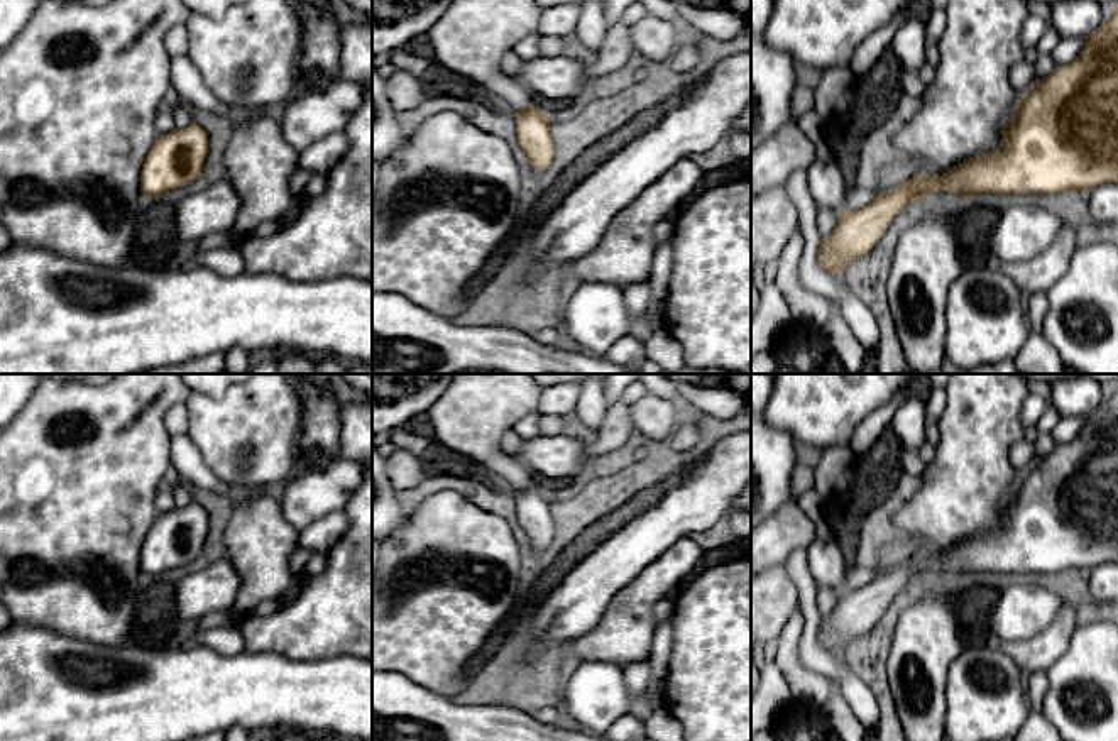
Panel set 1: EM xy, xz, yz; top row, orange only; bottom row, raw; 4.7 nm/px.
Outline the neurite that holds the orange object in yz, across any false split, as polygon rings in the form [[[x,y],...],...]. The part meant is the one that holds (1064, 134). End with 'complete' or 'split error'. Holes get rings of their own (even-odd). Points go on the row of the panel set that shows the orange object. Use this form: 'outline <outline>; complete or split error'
outline [[[1118,5],[1113,17],[1086,39],[1079,56],[1023,93],[1013,117],[1001,130],[1000,147],[978,154],[944,174],[915,174],[880,193],[871,203],[844,211],[829,237],[820,239],[819,264],[829,274],[846,274],[885,235],[895,217],[912,201],[934,193],[954,193],[973,200],[979,193],[1030,195],[1079,193],[1118,183]]]; complete

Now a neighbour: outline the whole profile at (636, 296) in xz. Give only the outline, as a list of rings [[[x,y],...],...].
[[[649,281],[631,284],[624,289],[624,301],[631,316],[639,316],[649,303]]]

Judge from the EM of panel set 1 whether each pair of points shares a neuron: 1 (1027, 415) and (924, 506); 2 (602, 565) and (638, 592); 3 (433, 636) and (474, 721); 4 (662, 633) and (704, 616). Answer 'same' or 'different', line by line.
1: different
2: different
3: different
4: different

